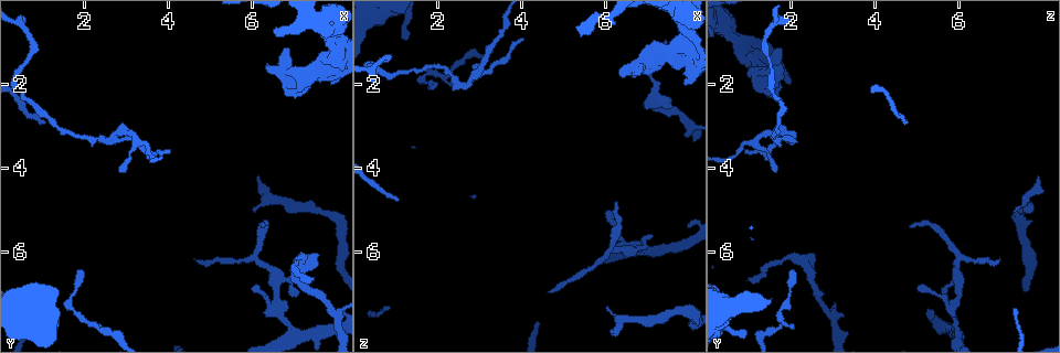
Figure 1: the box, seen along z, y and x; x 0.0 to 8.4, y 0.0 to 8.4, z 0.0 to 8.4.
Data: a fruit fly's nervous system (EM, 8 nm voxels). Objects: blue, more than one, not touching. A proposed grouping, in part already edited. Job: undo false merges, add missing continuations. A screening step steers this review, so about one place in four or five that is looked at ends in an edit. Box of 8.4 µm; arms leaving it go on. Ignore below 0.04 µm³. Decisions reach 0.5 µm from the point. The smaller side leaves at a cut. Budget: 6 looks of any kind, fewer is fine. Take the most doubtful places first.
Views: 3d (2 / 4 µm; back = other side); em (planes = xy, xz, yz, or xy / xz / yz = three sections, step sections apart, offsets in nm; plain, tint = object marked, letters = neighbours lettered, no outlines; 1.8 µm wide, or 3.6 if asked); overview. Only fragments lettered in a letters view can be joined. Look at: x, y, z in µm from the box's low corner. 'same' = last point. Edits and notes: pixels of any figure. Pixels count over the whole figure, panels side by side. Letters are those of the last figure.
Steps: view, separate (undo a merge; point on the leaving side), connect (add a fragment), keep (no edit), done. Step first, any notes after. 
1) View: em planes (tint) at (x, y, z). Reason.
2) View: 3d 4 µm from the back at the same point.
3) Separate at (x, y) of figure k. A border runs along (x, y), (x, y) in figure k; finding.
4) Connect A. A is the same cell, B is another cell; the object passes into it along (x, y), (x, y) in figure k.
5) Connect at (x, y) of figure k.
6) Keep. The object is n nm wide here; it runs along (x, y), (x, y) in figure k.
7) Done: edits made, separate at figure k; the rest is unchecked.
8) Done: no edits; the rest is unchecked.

View: em yz step 4 (tint) at (6.10, 4.20, 7.85). Branch stops here.

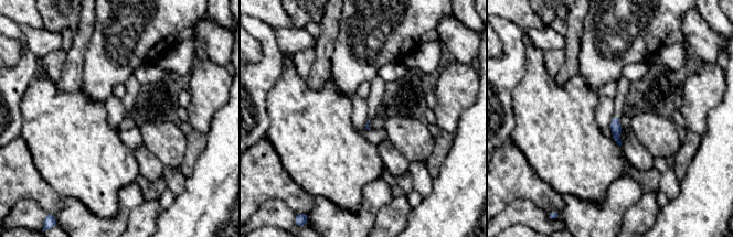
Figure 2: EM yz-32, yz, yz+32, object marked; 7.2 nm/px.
View: em xy step 4 (letters) at the same point.

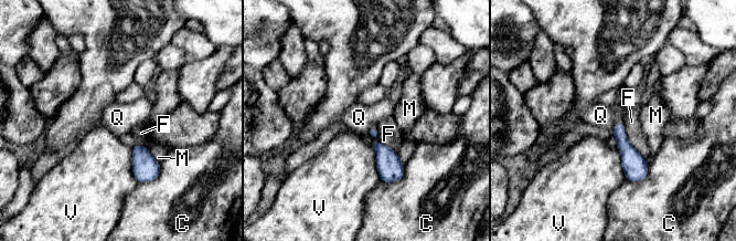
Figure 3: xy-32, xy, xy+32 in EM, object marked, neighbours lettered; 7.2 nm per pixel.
Keep. C, F, M, Q and V are other cells; a border runs along (376, 126), (368, 134) in figure 3; none of them fits.

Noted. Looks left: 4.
View: em planes (letters) at (7.10, 7.00, 5.70). Tapers out.

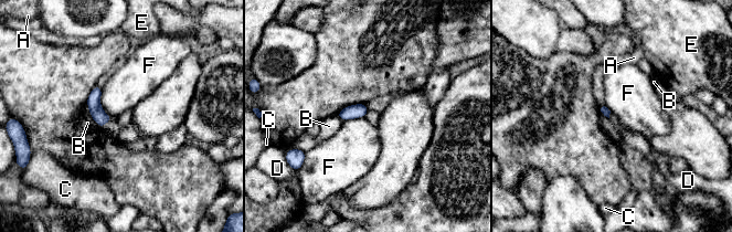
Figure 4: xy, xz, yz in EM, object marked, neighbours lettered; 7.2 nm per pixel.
Keep. A, B, C, D, E and F are other cells; no lettered fragment goes on from it.

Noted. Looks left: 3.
View: em planes (letters) at (1.25, 7.90, 1.00). Free end.

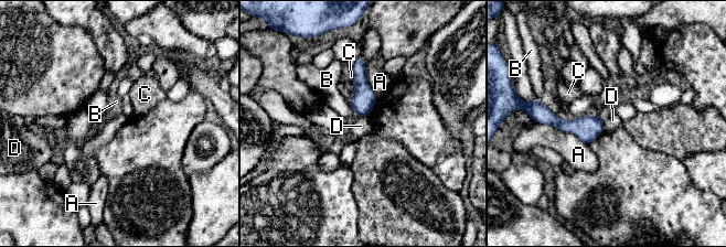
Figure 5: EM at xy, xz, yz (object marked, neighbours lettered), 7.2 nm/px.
Keep. The object is 160 nm wide here; A, B, C and D are other cells; a border runs along (602, 117), (604, 129) in figure 5; none of them fits.

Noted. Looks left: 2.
Done: no edits; the rest is unchecked.

